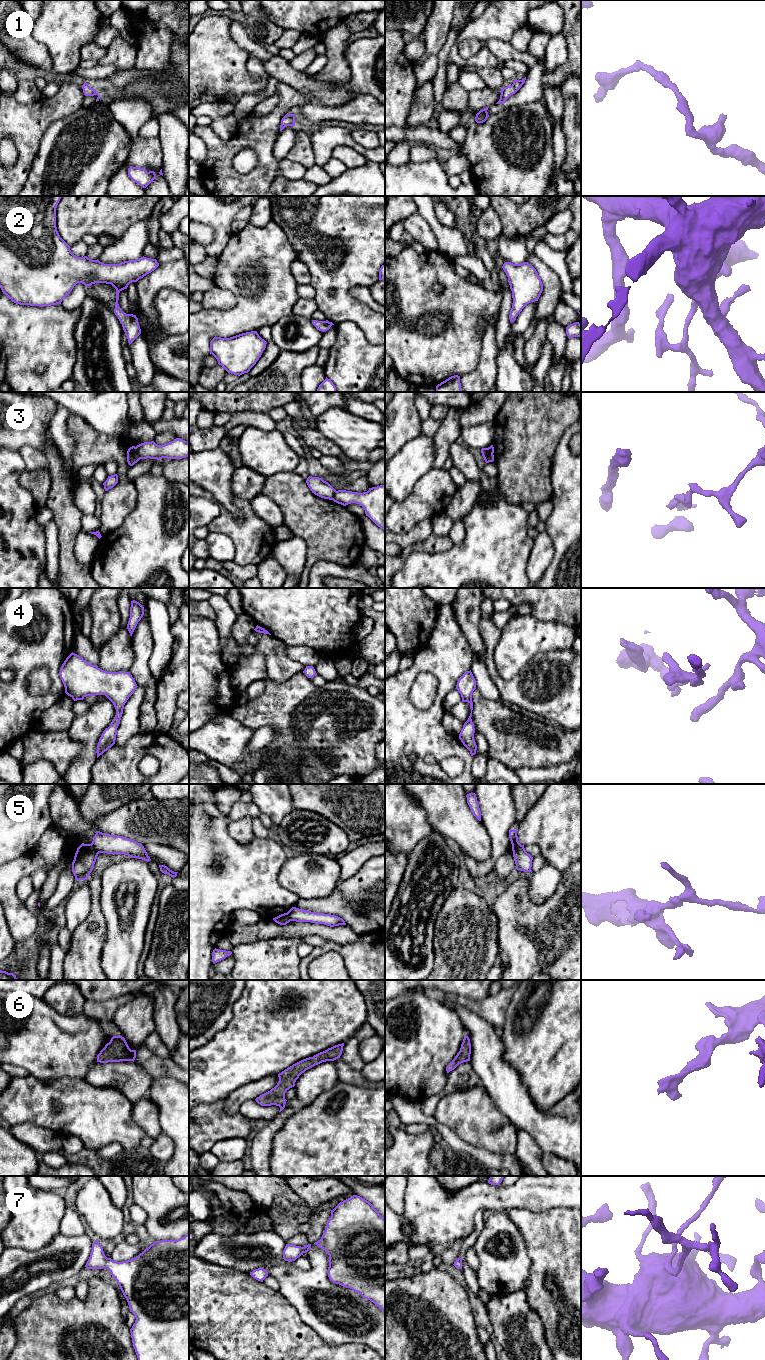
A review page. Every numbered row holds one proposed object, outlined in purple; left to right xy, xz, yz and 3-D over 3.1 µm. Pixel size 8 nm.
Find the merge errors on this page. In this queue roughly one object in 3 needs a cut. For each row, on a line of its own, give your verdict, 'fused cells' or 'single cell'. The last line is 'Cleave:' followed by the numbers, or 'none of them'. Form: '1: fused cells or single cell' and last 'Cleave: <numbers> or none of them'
1: single cell
2: single cell
3: fused cells
4: single cell
5: fused cells
6: single cell
7: single cell
Cleave: 3, 5

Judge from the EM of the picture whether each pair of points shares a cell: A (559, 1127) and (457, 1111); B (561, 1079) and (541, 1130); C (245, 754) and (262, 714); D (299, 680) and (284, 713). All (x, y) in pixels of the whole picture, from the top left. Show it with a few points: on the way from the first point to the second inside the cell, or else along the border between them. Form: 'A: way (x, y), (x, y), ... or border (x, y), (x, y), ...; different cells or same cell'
A: border (493, 1101), (495, 1106), (516, 1127); different cells
B: border (531, 1097), (539, 1109), (548, 1113); different cells
C: border (233, 717), (253, 730); different cells
D: way (299, 688), (298, 699), (292, 705); same cell

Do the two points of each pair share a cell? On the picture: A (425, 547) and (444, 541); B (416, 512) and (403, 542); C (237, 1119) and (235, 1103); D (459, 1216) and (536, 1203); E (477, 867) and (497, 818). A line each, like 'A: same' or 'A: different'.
A: same
B: different
C: different
D: same
E: same

